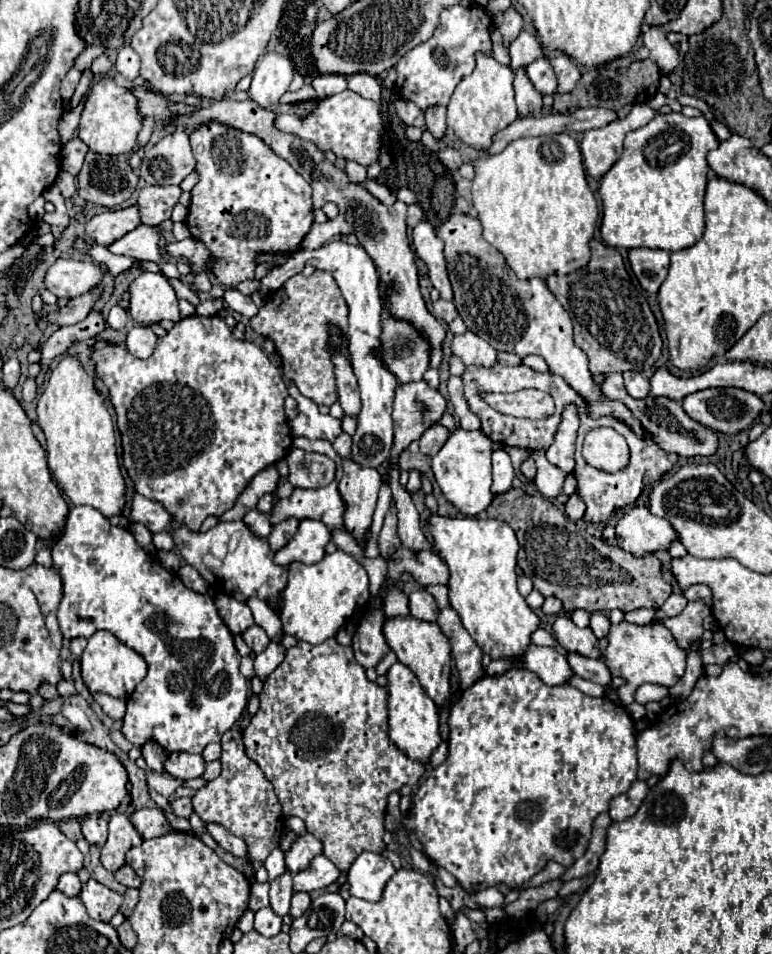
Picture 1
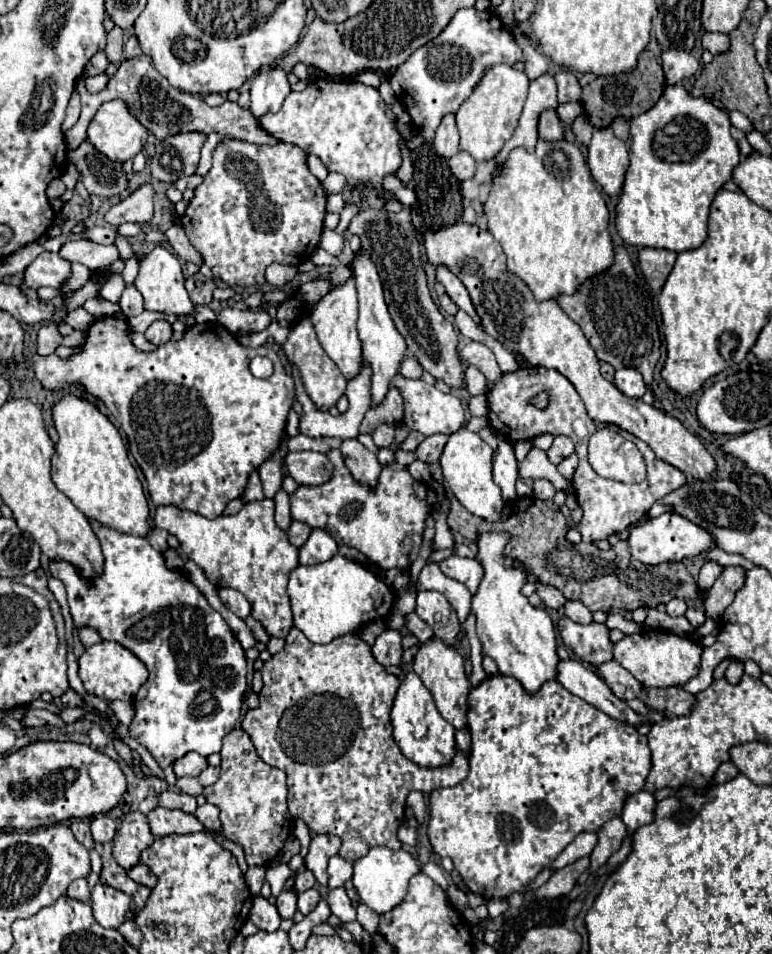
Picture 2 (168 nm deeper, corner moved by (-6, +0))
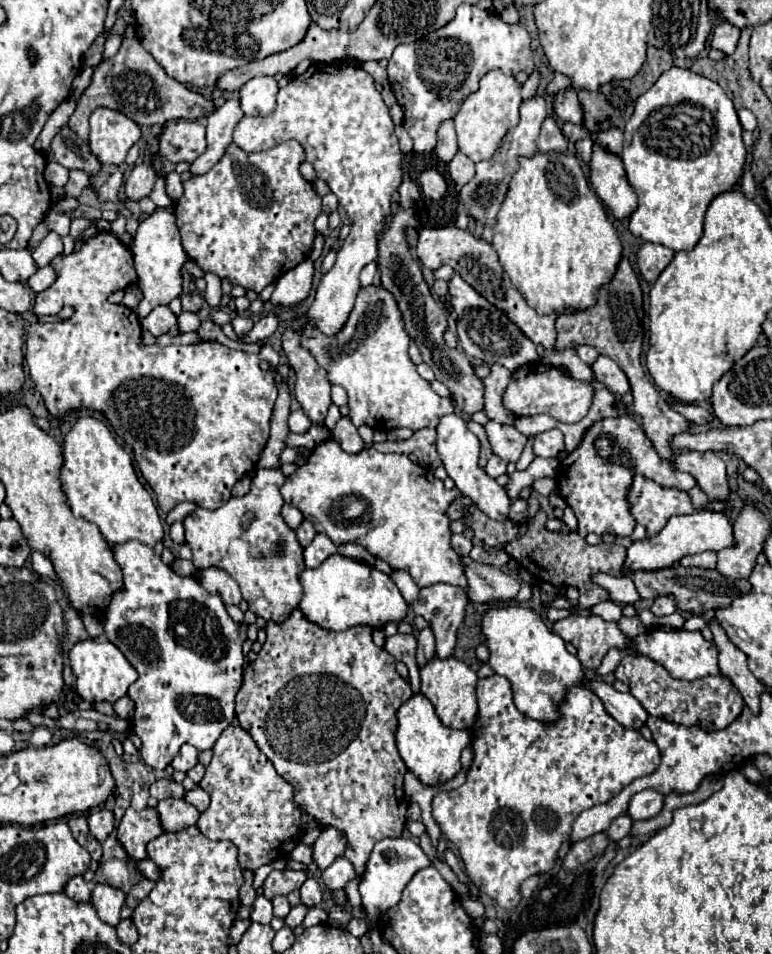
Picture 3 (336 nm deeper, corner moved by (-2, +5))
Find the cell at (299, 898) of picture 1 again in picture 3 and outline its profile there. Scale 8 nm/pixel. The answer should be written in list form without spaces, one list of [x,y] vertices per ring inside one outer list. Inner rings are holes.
[[[308,878],[308,880],[302,884],[302,888],[300,888],[300,900],[302,900],[302,904],[308,906],[308,908],[320,904],[322,892],[320,892],[320,886],[318,886],[318,882],[316,882],[314,878]]]

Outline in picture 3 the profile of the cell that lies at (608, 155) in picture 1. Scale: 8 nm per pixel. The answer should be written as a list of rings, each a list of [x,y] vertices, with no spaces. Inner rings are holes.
[[[594,144],[590,162],[590,184],[596,196],[618,220],[628,220],[638,208],[638,196],[626,180],[622,160]]]

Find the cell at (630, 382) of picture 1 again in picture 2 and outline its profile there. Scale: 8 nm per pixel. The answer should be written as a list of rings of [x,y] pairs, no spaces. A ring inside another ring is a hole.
[[[618,369],[618,371],[616,371],[616,381],[614,381],[614,385],[616,385],[624,395],[628,395],[628,397],[638,397],[638,399],[648,391],[642,375],[640,375],[636,369]]]

